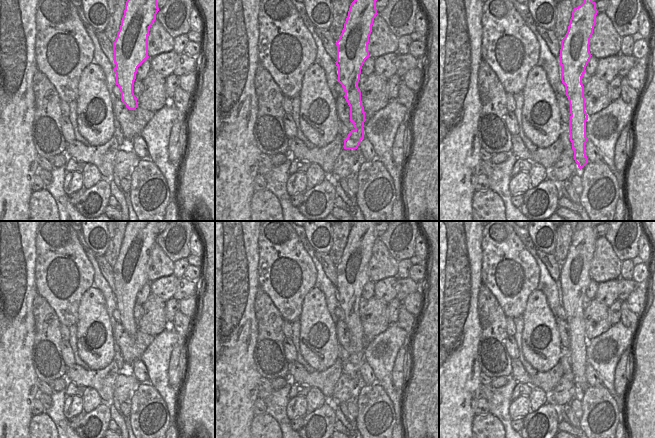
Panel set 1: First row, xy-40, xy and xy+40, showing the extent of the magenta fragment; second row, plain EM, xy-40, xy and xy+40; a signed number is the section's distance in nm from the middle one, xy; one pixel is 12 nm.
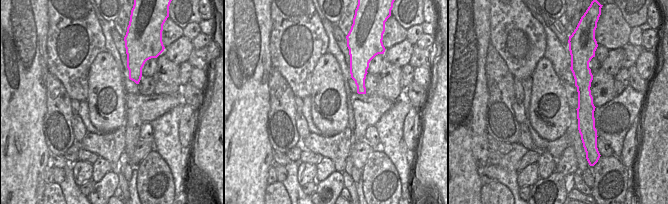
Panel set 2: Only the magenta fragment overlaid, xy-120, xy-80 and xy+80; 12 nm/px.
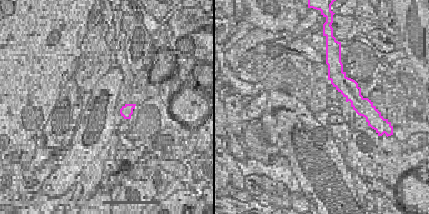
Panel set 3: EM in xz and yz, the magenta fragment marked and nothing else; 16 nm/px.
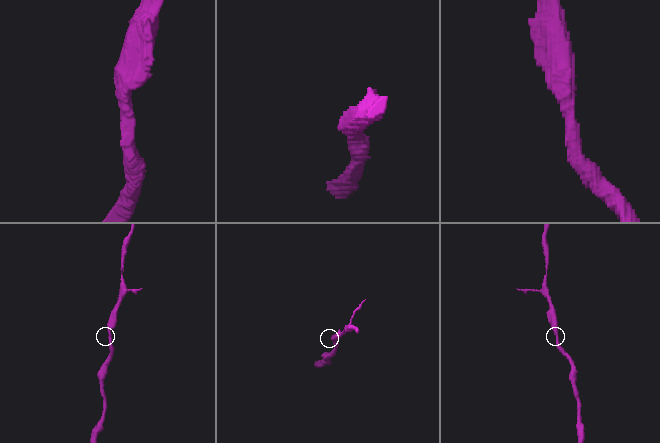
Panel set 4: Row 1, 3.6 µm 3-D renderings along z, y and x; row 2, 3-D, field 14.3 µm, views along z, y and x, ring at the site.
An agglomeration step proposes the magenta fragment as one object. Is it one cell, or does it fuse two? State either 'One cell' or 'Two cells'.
One cell.

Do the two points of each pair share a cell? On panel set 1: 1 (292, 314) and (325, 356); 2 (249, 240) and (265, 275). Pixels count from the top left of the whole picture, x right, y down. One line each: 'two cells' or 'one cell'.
1: two cells
2: two cells

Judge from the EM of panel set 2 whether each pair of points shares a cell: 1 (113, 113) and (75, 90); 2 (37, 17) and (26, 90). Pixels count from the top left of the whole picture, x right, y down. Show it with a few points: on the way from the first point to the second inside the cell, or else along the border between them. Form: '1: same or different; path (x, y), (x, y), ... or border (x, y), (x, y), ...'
1: different; border (89, 74), (87, 77), (87, 98), (85, 100)
2: same; path (39, 35), (40, 45), (37, 48), (29, 72)

